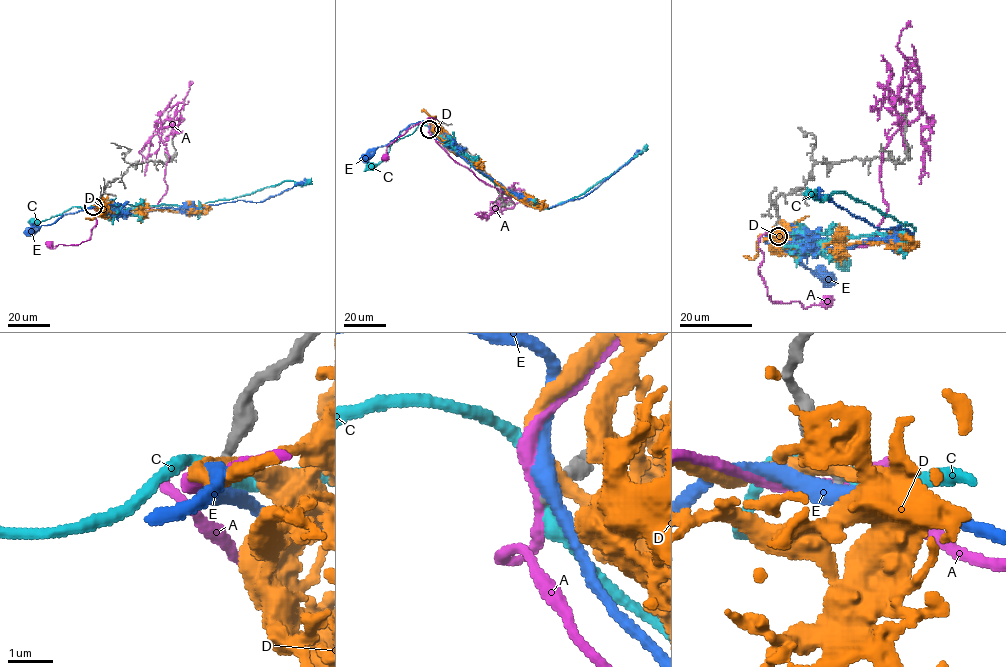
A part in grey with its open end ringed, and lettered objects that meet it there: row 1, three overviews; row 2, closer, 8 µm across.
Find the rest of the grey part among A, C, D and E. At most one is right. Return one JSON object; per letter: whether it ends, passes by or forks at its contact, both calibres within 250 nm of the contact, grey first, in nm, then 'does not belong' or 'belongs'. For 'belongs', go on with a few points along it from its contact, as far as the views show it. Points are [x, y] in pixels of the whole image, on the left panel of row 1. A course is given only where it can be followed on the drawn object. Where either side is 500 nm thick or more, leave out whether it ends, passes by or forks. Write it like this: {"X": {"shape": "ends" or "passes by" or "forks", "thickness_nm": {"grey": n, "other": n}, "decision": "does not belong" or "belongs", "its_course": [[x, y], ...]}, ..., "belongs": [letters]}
{"A": {"shape": "passes by", "thickness_nm": {"grey": 170, "other": 240}, "decision": "does not belong"}, "C": {"shape": "passes by", "thickness_nm": {"grey": 220, "other": 320}, "decision": "does not belong"}, "D": {"shape": "passes by", "thickness_nm": {"grey": 280, "other": 320}, "decision": "does not belong"}, "E": {"shape": "passes by", "thickness_nm": {"grey": 190, "other": 400}, "decision": "does not belong"}, "belongs": []}

